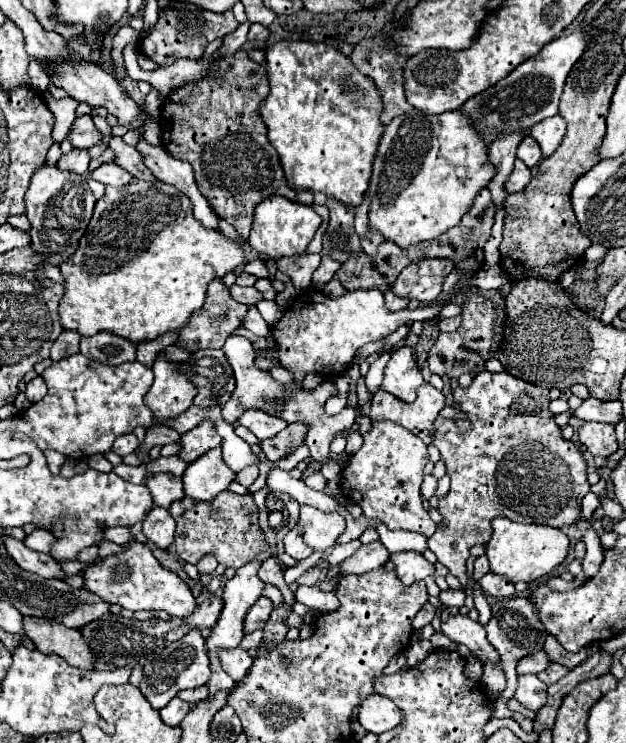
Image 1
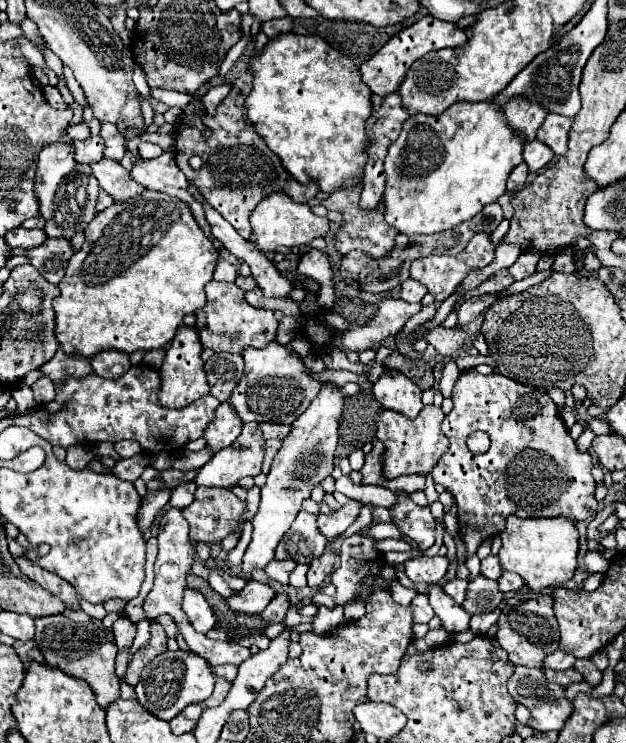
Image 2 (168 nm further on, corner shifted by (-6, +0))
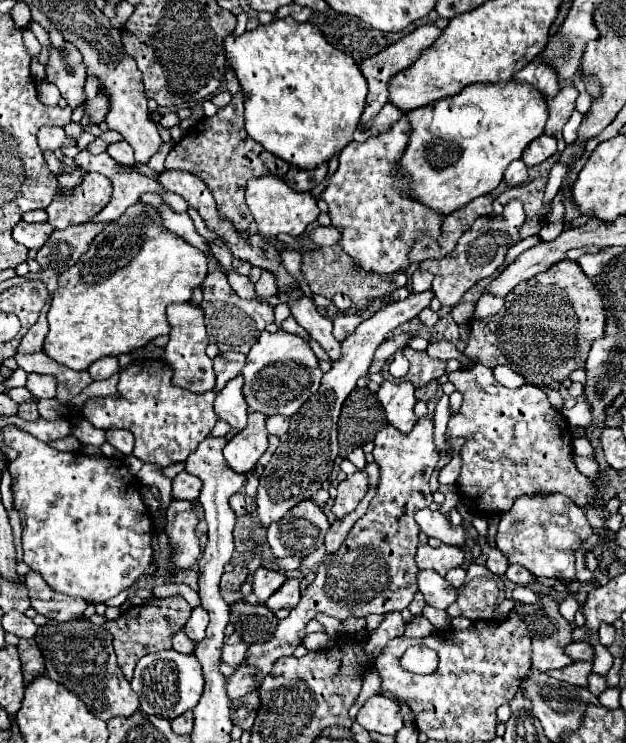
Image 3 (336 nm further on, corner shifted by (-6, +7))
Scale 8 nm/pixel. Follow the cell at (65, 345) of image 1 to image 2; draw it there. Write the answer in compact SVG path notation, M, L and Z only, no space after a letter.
M60 350L54 354L54 358L50 362L42 364L38 370L44 376L48 376L54 382L54 386L62 384L66 378L84 378L84 376L92 374L88 360L82 360L78 356L66 356Z

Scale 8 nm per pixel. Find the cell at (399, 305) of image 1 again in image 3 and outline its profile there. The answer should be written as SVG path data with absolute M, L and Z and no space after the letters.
M416 269L412 273L412 293L424 293L432 287L432 275L428 271L422 271L422 269Z

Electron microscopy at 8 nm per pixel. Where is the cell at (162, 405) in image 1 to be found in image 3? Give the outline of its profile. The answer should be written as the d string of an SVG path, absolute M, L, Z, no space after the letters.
M172 303L168 305L166 315L168 315L172 331L170 331L170 341L164 347L164 359L166 363L170 363L174 371L172 385L194 391L194 393L204 393L208 389L214 389L212 359L206 355L208 335L204 327L204 311L190 303Z

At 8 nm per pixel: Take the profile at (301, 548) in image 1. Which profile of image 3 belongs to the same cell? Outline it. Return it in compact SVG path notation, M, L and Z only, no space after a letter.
M310 499L294 505L280 521L268 527L268 545L274 557L308 557L322 543L330 523Z

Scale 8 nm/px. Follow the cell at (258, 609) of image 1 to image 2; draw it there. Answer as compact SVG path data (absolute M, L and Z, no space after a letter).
M278 592L274 598L272 598L272 602L264 608L264 612L260 614L268 624L270 622L282 622L284 620L284 616L286 616L286 612L288 612L288 608L290 608L290 598L288 598L288 594L286 592Z

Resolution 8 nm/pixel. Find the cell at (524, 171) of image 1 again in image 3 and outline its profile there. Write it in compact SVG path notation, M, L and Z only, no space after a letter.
M518 159L518 161L512 161L512 165L508 165L508 169L506 169L506 173L504 173L504 181L506 181L508 185L516 187L516 185L522 185L526 179L528 179L528 169L526 169L526 165L524 165L520 159Z

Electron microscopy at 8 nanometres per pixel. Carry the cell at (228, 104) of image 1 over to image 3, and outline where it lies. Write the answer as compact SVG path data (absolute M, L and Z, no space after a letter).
M242 91L234 93L232 101L226 107L218 109L214 117L204 117L190 131L186 131L182 141L178 141L168 153L164 165L166 169L182 169L200 177L208 185L210 193L214 195L218 213L226 221L230 221L238 231L248 231L250 223L254 221L244 201L248 179L254 179L260 175L274 175L284 179L294 191L304 193L320 185L328 173L328 165L320 165L312 171L296 169L286 161L282 161L280 157L266 151L258 141L248 137L244 129L244 93Z

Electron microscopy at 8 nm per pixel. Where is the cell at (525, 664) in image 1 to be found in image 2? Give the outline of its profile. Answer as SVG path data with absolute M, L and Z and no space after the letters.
M556 650L554 654L550 654L546 660L544 660L544 668L552 668L552 670L568 670L568 668L574 668L574 662L576 658L568 652L562 652L562 650Z

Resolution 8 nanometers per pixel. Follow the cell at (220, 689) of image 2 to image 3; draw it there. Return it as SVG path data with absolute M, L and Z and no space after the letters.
M240 665L230 677L226 677L226 691L230 699L238 699L252 691L252 669Z

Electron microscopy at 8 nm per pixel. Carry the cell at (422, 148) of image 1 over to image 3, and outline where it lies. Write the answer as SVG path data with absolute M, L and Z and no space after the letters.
M512 81L504 85L478 83L464 87L460 93L444 97L432 105L408 111L406 119L412 127L412 133L402 157L398 159L394 177L404 177L408 181L404 189L414 201L440 215L450 215L460 207L468 205L472 199L488 195L502 183L506 167L514 159L520 159L526 145L544 133L548 105L544 97L540 97L540 93L532 93L528 85L512 85Z

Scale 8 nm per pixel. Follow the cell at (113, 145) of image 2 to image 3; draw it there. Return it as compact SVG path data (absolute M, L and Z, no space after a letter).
M118 141L118 143L112 143L110 147L108 147L108 155L112 157L112 159L116 159L118 163L122 163L122 165L134 165L136 161L134 161L134 151L132 151L132 147L128 145L128 141Z

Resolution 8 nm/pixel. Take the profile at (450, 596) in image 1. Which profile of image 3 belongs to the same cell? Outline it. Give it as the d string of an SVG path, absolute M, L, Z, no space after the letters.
M456 567L456 569L450 569L450 571L448 571L444 577L446 577L446 581L448 581L452 587L456 587L456 589L458 589L458 587L464 583L466 571L464 571L462 567Z

